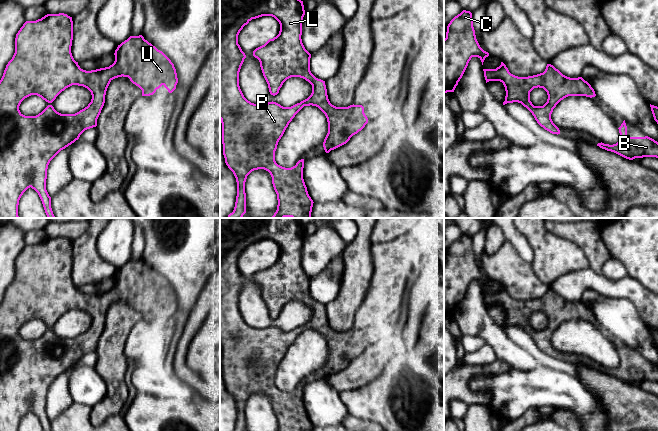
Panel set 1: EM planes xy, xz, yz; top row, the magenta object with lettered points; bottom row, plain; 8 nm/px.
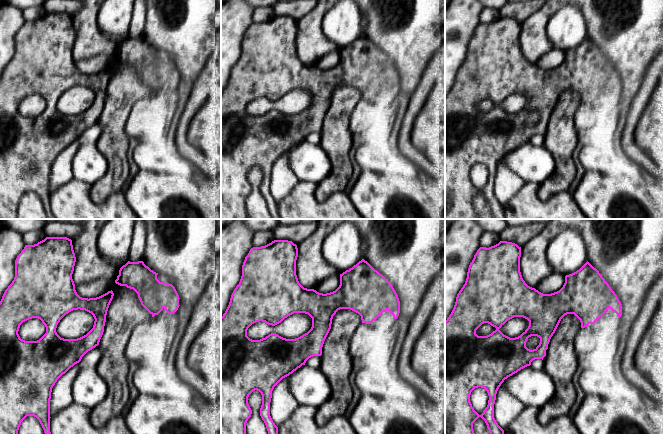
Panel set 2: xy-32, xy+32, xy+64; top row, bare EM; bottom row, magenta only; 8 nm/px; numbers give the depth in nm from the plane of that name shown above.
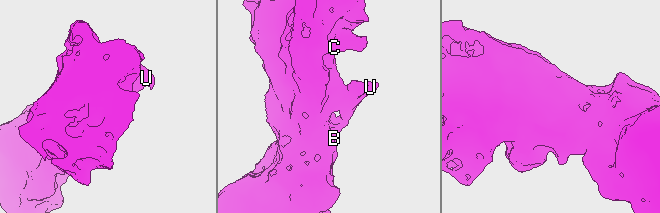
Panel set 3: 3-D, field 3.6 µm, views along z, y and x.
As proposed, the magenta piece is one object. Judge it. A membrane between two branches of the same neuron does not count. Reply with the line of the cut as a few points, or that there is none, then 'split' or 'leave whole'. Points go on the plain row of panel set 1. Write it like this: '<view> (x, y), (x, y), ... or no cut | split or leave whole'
no cut | leave whole

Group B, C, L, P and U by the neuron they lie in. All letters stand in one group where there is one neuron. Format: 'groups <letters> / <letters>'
groups B C L P U

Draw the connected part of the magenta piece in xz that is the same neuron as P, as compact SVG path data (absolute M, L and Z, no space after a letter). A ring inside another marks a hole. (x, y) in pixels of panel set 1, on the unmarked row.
M220 218L220 344L225 387L237 406L235 431L246 431L245 406L247 400L258 393L270 397L277 418L277 431L313 431L314 426L303 403L304 383L291 392L282 391L275 385L279 364L304 330L318 331L327 342L328 357L323 366L326 377L346 368L368 347L362 329L332 329L328 323L325 305L311 297L311 278L305 273L301 263L304 239L303 225L296 218ZM262 240L272 240L280 248L279 258L253 275L253 280L260 286L270 318L277 319L283 307L291 301L303 302L312 309L311 319L291 331L283 331L273 325L262 329L251 327L244 321L239 310L239 296L246 279L238 268L238 259L252 243Z

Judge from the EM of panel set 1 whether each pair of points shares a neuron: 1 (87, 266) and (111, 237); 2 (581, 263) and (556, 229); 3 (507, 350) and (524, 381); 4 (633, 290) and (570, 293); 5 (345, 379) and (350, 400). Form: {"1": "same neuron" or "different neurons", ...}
{"1": "different neurons", "2": "same neuron", "3": "different neurons", "4": "same neuron", "5": "different neurons"}

